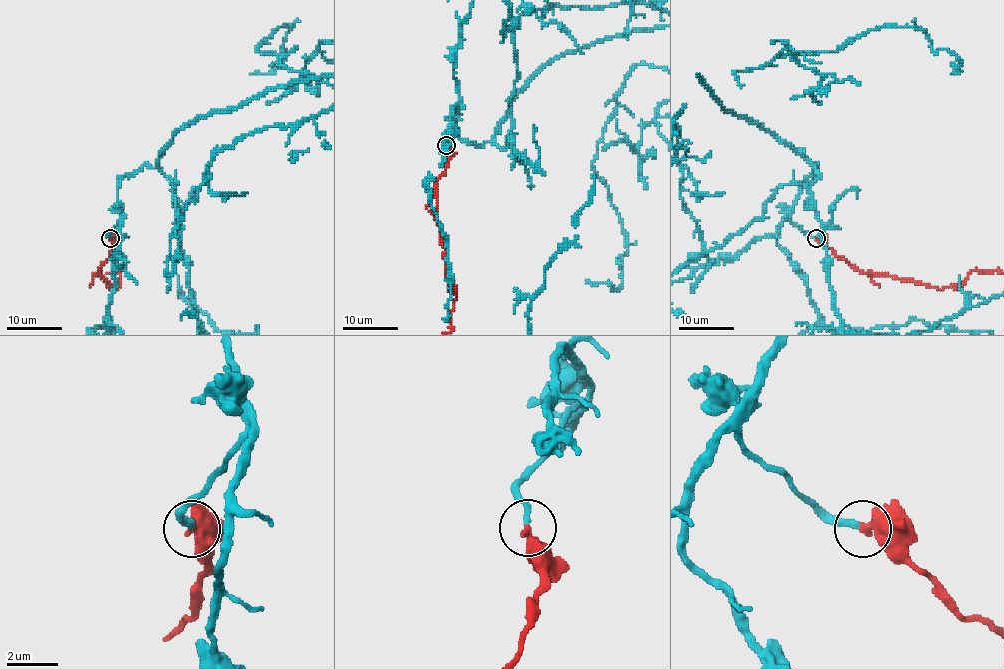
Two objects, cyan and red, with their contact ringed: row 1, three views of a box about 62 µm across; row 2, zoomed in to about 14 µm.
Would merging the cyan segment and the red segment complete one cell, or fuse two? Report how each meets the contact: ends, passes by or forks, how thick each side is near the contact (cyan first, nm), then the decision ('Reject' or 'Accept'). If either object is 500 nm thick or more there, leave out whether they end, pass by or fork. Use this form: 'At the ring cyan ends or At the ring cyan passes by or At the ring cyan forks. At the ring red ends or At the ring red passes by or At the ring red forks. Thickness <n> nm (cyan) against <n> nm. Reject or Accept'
Thickness 240 nm (cyan) against 500 nm. Accept

